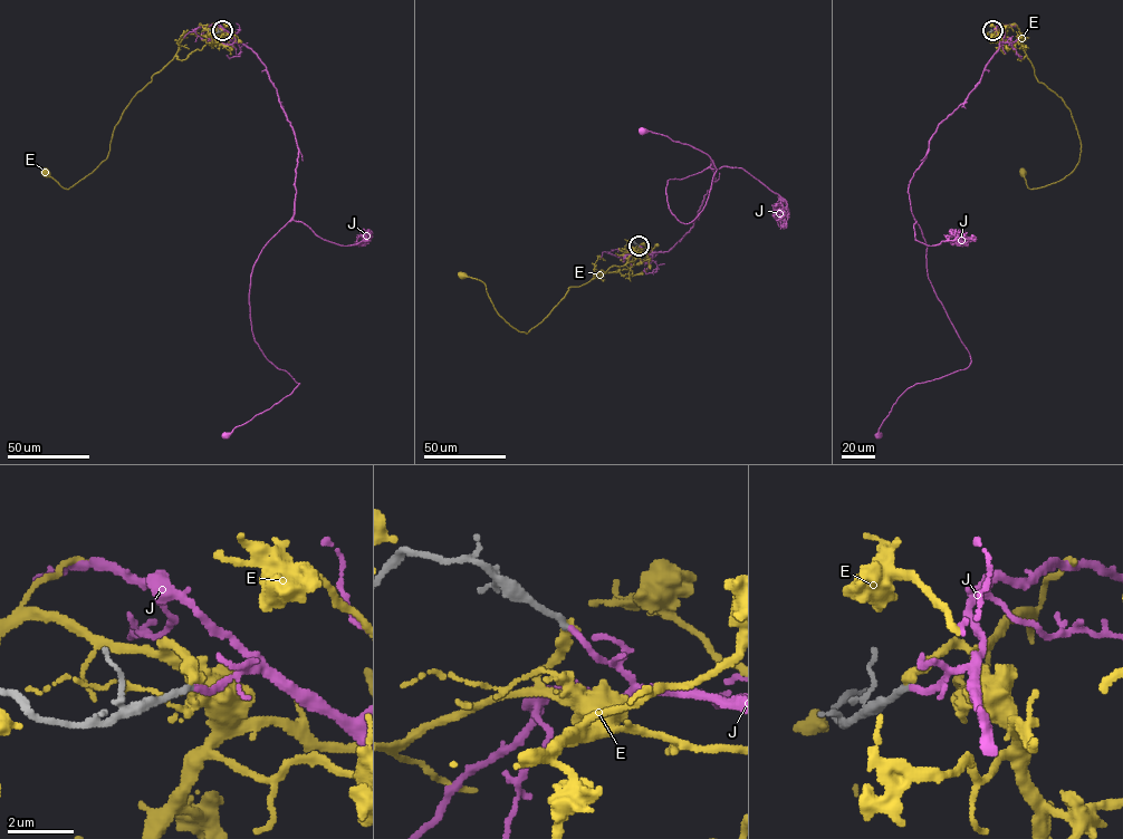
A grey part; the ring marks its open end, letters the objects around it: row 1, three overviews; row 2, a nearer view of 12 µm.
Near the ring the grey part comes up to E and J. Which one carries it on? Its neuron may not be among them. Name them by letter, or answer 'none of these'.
J

